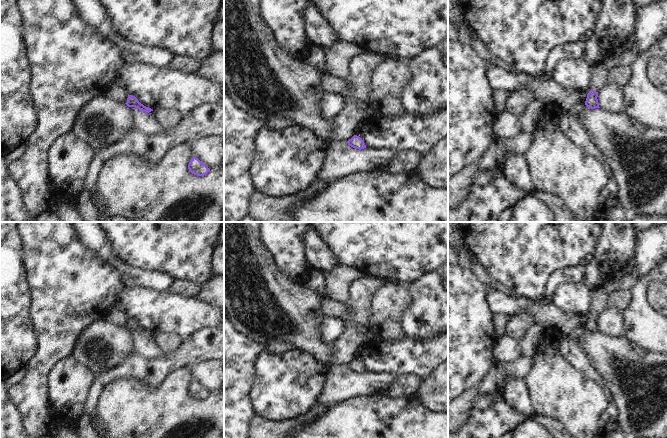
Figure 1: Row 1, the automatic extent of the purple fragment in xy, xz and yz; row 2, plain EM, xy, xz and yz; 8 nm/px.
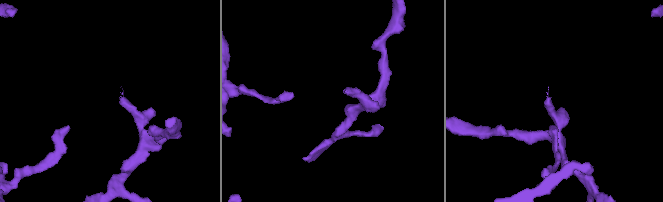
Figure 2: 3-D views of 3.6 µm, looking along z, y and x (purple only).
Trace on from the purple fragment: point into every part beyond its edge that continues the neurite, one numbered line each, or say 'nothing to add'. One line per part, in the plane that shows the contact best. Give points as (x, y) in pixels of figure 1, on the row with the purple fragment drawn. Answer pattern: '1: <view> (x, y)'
1: yz (627, 57)

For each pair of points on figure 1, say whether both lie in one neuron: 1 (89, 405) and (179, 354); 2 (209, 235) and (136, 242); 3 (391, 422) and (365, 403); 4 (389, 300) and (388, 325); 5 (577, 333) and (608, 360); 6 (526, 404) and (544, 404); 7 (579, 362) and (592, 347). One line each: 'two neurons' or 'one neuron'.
1: one neuron
2: one neuron
3: one neuron
4: two neurons
5: two neurons
6: two neurons
7: two neurons

